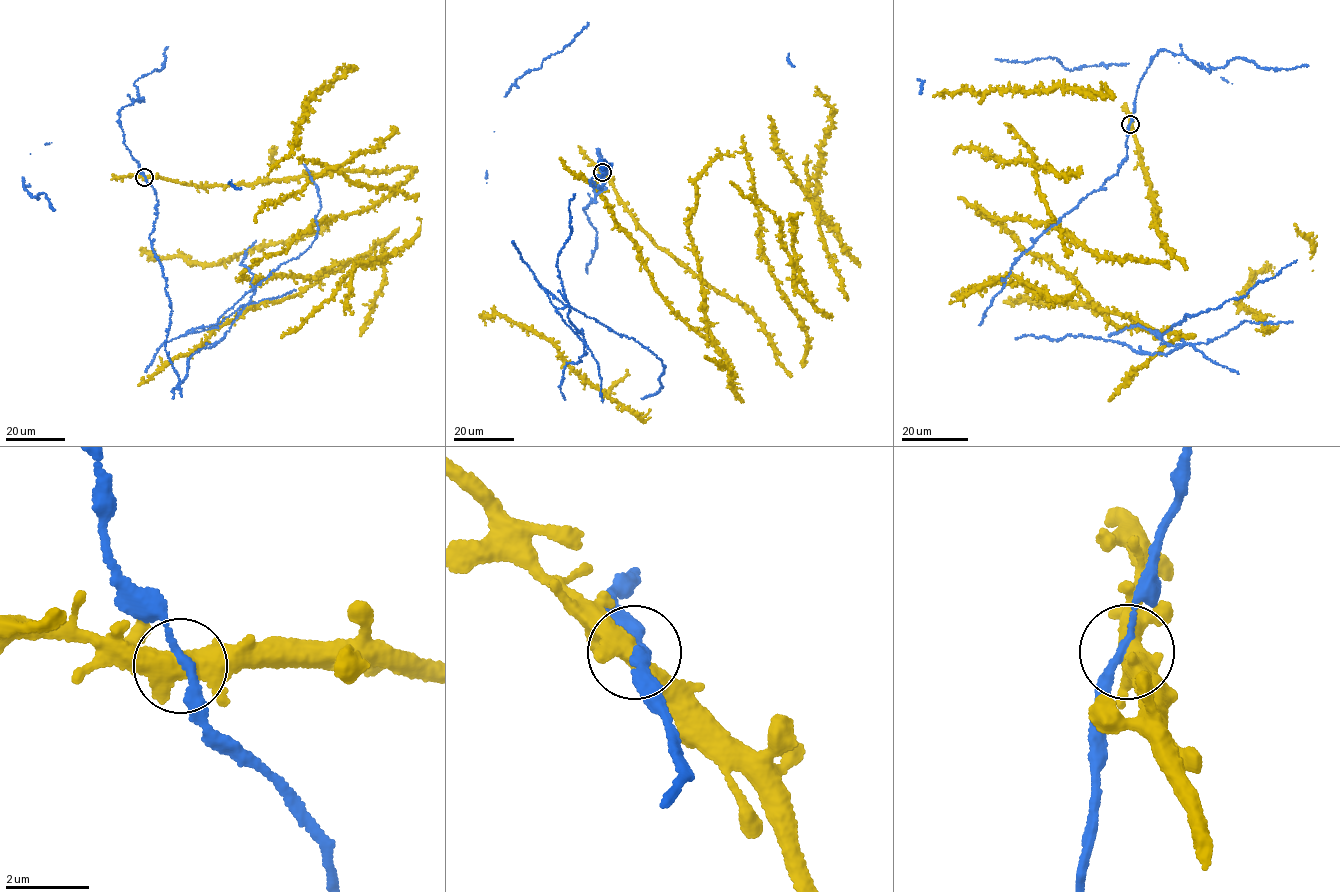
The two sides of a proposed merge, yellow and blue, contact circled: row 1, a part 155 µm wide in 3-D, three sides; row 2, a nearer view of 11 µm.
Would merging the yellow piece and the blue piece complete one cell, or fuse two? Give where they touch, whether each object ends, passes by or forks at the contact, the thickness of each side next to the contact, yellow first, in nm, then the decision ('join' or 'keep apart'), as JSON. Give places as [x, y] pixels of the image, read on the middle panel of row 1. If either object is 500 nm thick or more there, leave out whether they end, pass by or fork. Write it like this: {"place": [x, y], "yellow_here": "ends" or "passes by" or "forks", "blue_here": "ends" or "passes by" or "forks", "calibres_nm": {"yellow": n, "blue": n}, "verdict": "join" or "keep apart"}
{"place": [602, 172], "calibres_nm": {"yellow": 500, "blue": 180}, "verdict": "keep apart"}

